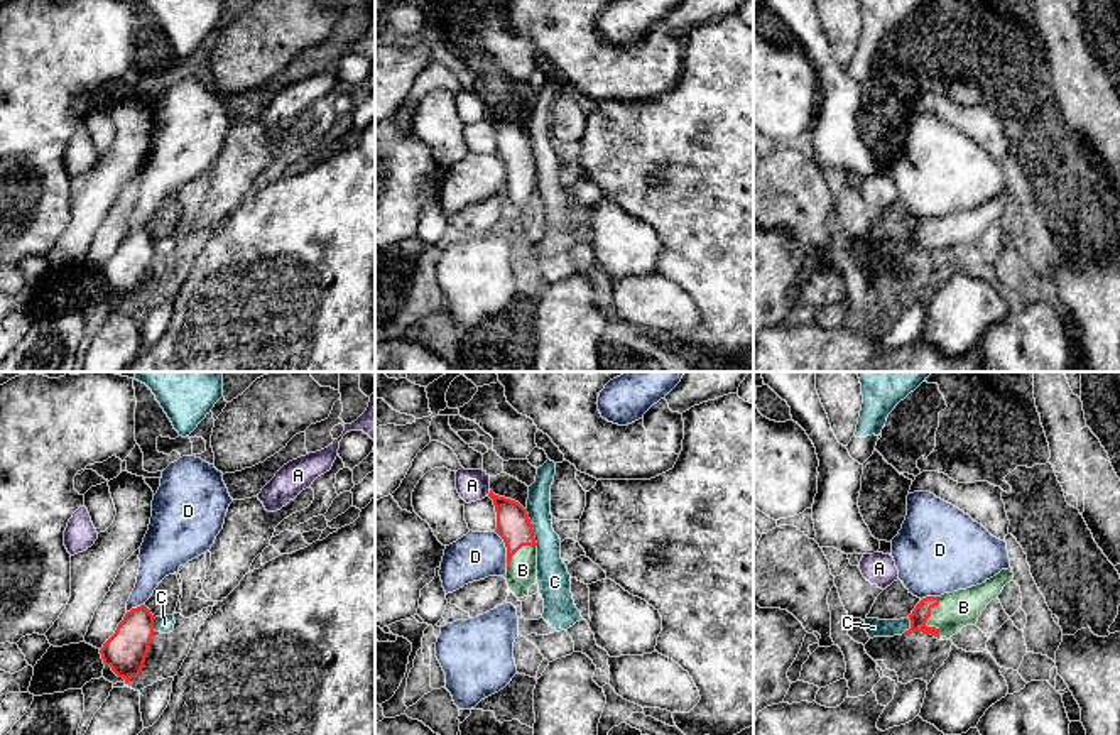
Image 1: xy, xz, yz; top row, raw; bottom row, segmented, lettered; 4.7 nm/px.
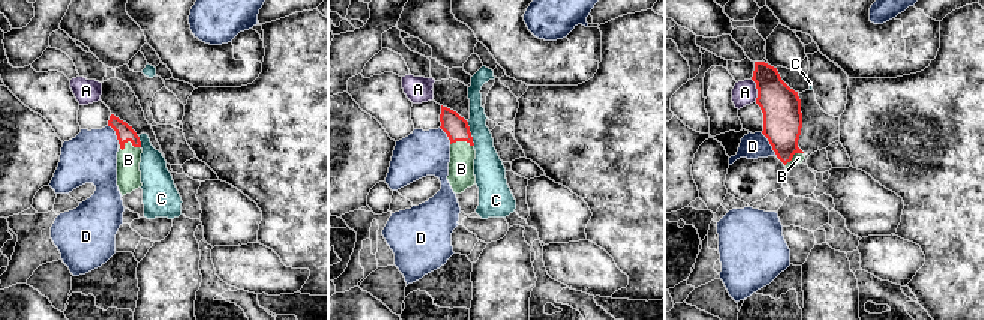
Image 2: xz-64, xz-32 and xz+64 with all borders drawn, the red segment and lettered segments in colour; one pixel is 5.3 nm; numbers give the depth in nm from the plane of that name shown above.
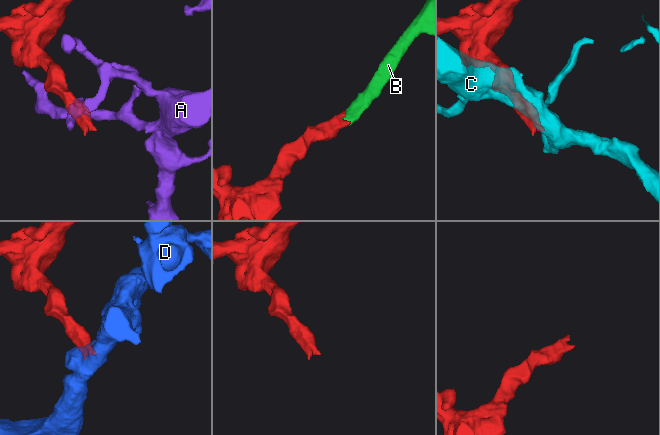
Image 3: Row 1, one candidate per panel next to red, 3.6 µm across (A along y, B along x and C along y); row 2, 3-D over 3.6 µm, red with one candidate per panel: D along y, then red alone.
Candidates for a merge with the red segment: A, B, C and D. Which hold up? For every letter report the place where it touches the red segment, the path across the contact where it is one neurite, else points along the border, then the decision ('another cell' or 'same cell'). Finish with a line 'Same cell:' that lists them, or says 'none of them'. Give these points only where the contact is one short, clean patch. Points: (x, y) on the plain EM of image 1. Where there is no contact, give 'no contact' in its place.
A: contact xz (489, 115); another cell
B: contact yz (926, 242); way yz (919, 237), (926, 242), (963, 228); same cell
C: contact xz (531, 149); border xz (526, 130), (538, 166); another cell
D: contact xz (507, 171); border xz (495, 152), (505, 169), (507, 190); another cell
Same cell: B

